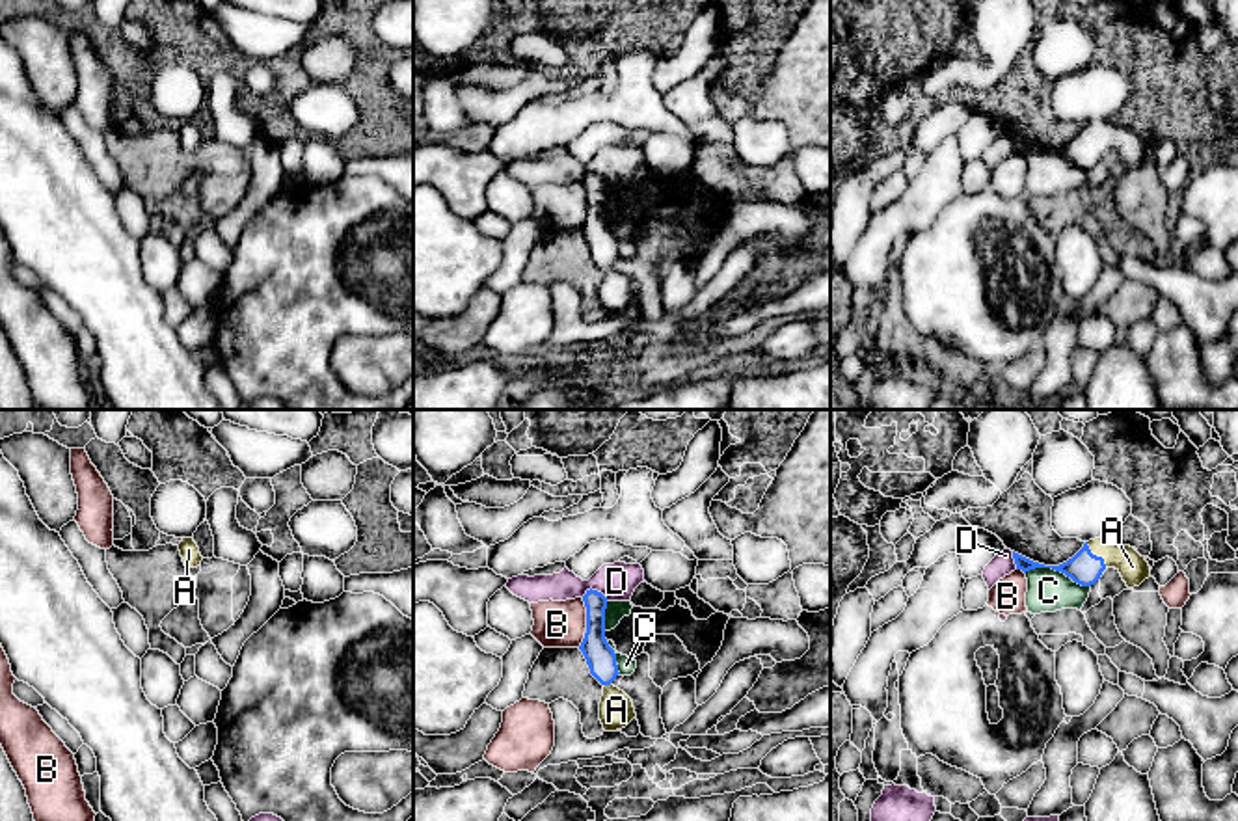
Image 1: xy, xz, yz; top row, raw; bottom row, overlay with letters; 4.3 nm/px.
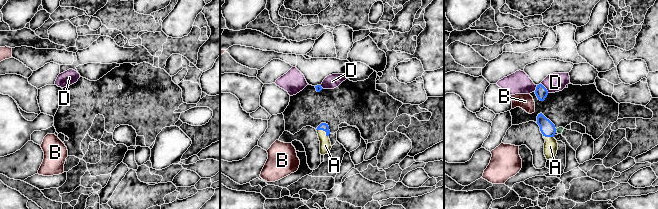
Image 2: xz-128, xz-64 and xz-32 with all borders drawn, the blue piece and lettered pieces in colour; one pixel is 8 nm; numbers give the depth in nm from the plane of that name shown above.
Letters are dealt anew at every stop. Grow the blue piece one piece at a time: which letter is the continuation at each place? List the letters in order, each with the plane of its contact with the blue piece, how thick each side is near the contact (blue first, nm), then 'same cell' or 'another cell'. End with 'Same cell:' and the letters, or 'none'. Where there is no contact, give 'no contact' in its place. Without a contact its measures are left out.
A: yz | 140/120 nm | same cell
B: xz | 130/200 nm | another cell
C: yz | 140/190 nm | another cell
D: xz | 120/160 nm | another cell
Same cell: A

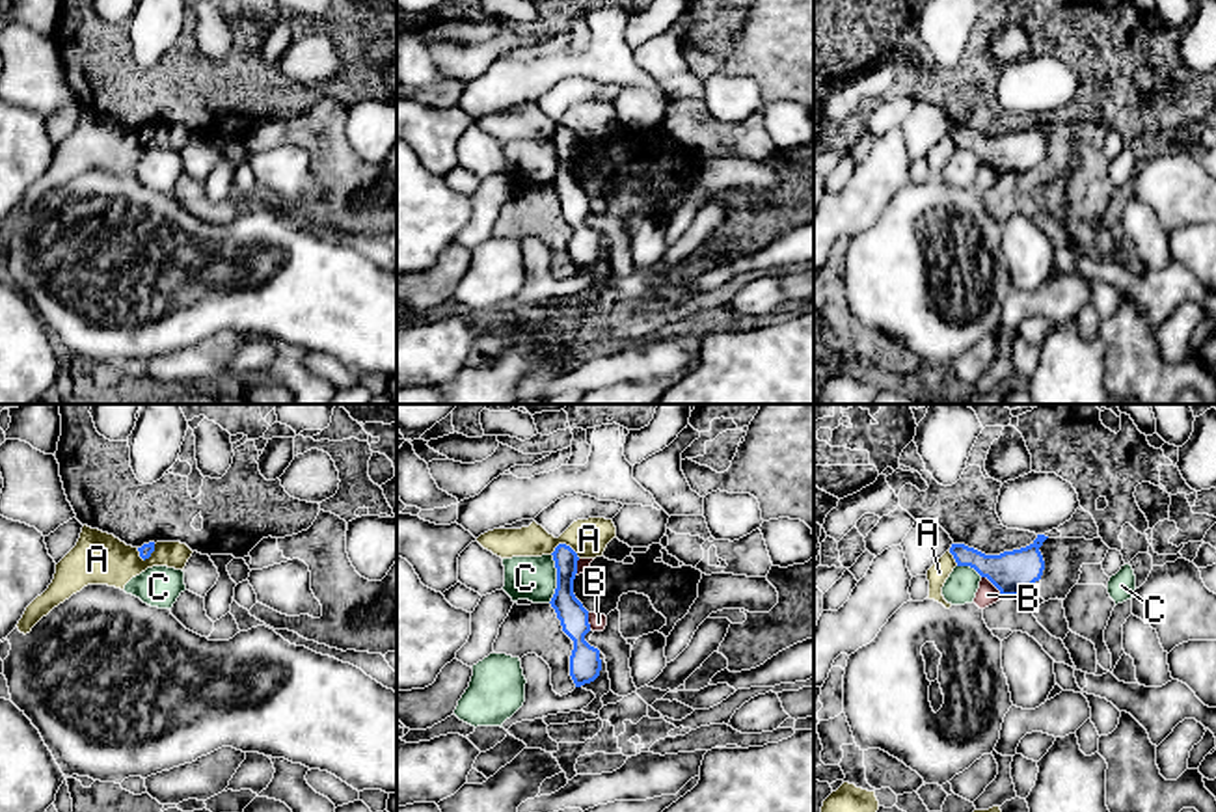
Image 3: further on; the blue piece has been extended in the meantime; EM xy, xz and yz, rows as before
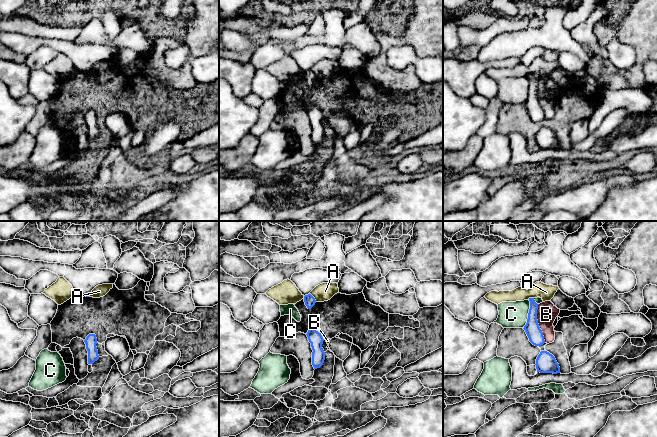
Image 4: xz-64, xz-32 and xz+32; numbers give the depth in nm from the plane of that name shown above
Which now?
A: xz | 110/160 nm | another cell
B: yz | 190/90 nm | another cell
C: xz | 130/190 nm | another cell
Same cell: none

